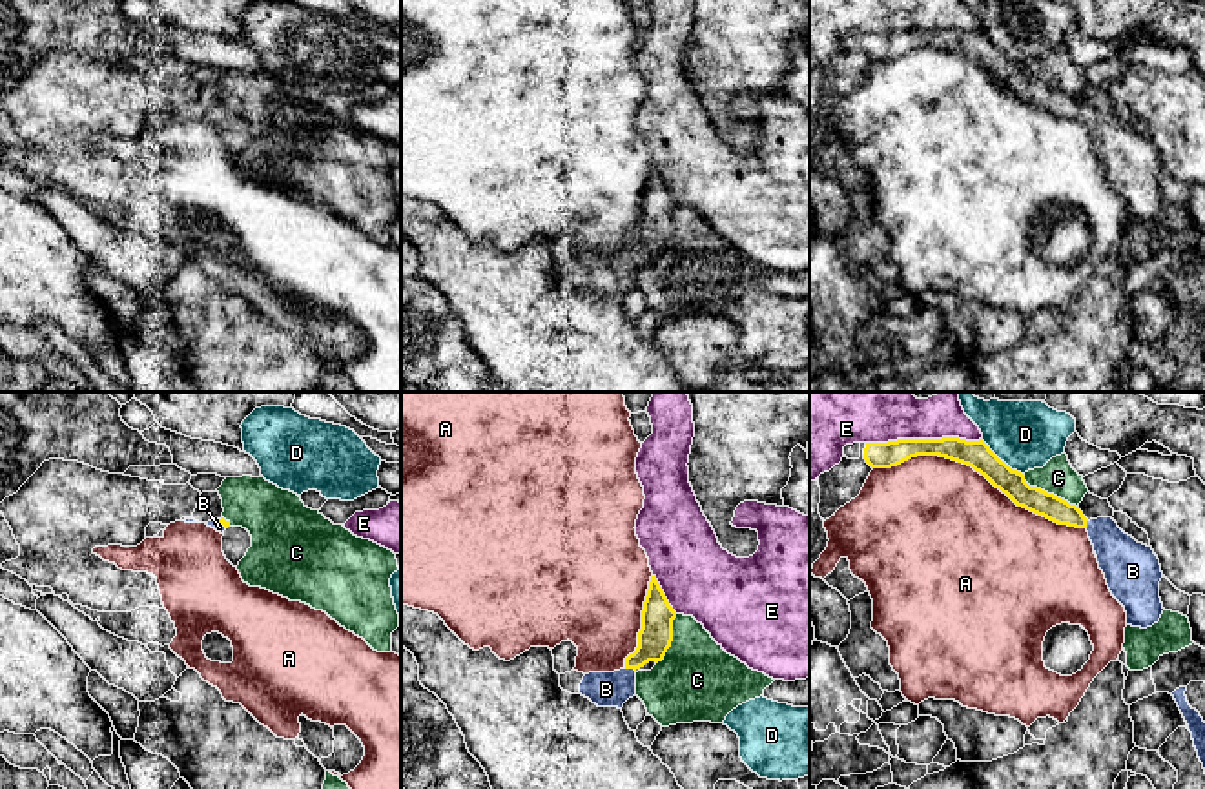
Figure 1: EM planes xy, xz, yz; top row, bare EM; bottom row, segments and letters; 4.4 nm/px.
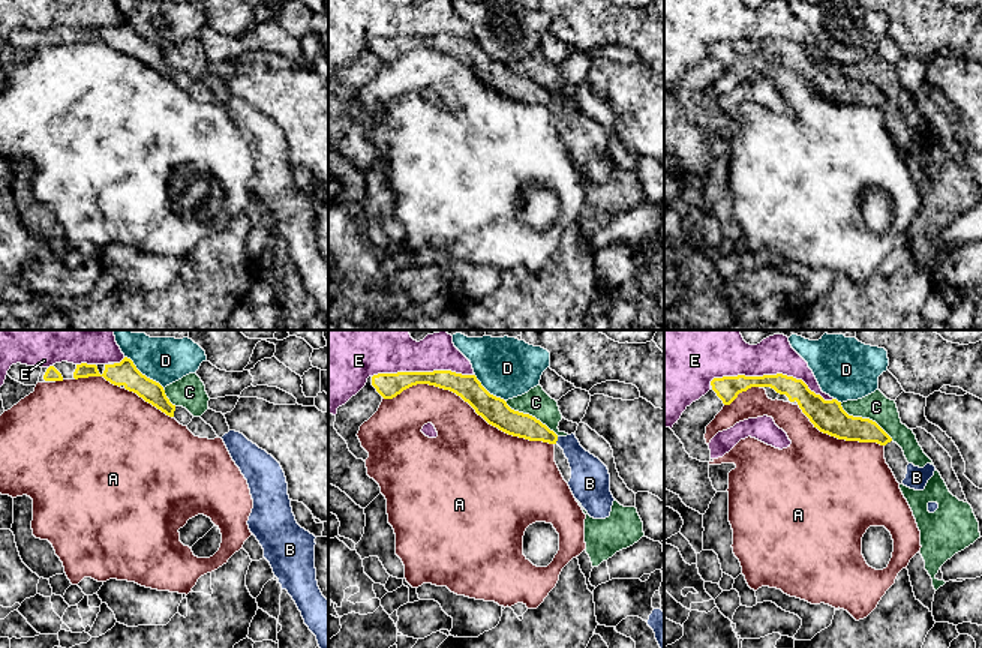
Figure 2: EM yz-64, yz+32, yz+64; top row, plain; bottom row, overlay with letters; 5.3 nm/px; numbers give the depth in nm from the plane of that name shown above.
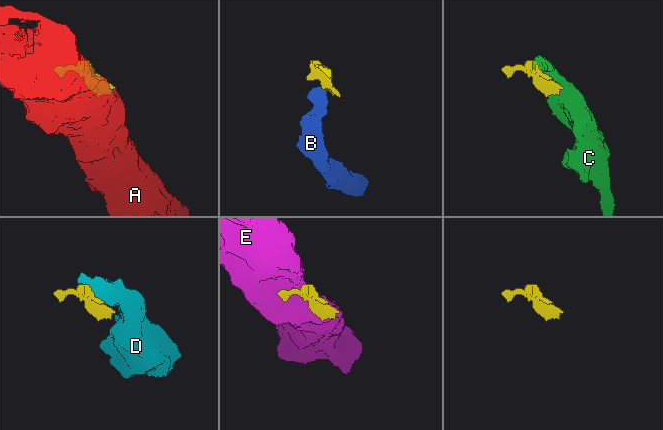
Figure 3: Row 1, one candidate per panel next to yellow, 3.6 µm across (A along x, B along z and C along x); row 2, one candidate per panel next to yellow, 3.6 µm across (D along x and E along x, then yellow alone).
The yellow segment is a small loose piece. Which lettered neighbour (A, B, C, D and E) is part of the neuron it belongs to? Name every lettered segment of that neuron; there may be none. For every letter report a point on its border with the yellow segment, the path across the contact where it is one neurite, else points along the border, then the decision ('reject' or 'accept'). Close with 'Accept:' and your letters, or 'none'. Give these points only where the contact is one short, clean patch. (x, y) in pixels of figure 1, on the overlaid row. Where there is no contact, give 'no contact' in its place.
A: contact yz (979, 472); reject
B: contact xz (631, 667); way xz (655, 636), (653, 644), (631, 667), (606, 689); accept
C: contact yz (1047, 492); reject
D: contact yz (999, 460); border yz (981, 440), (1021, 474); reject
E: contact yz (923, 440); reject
Accept: B

